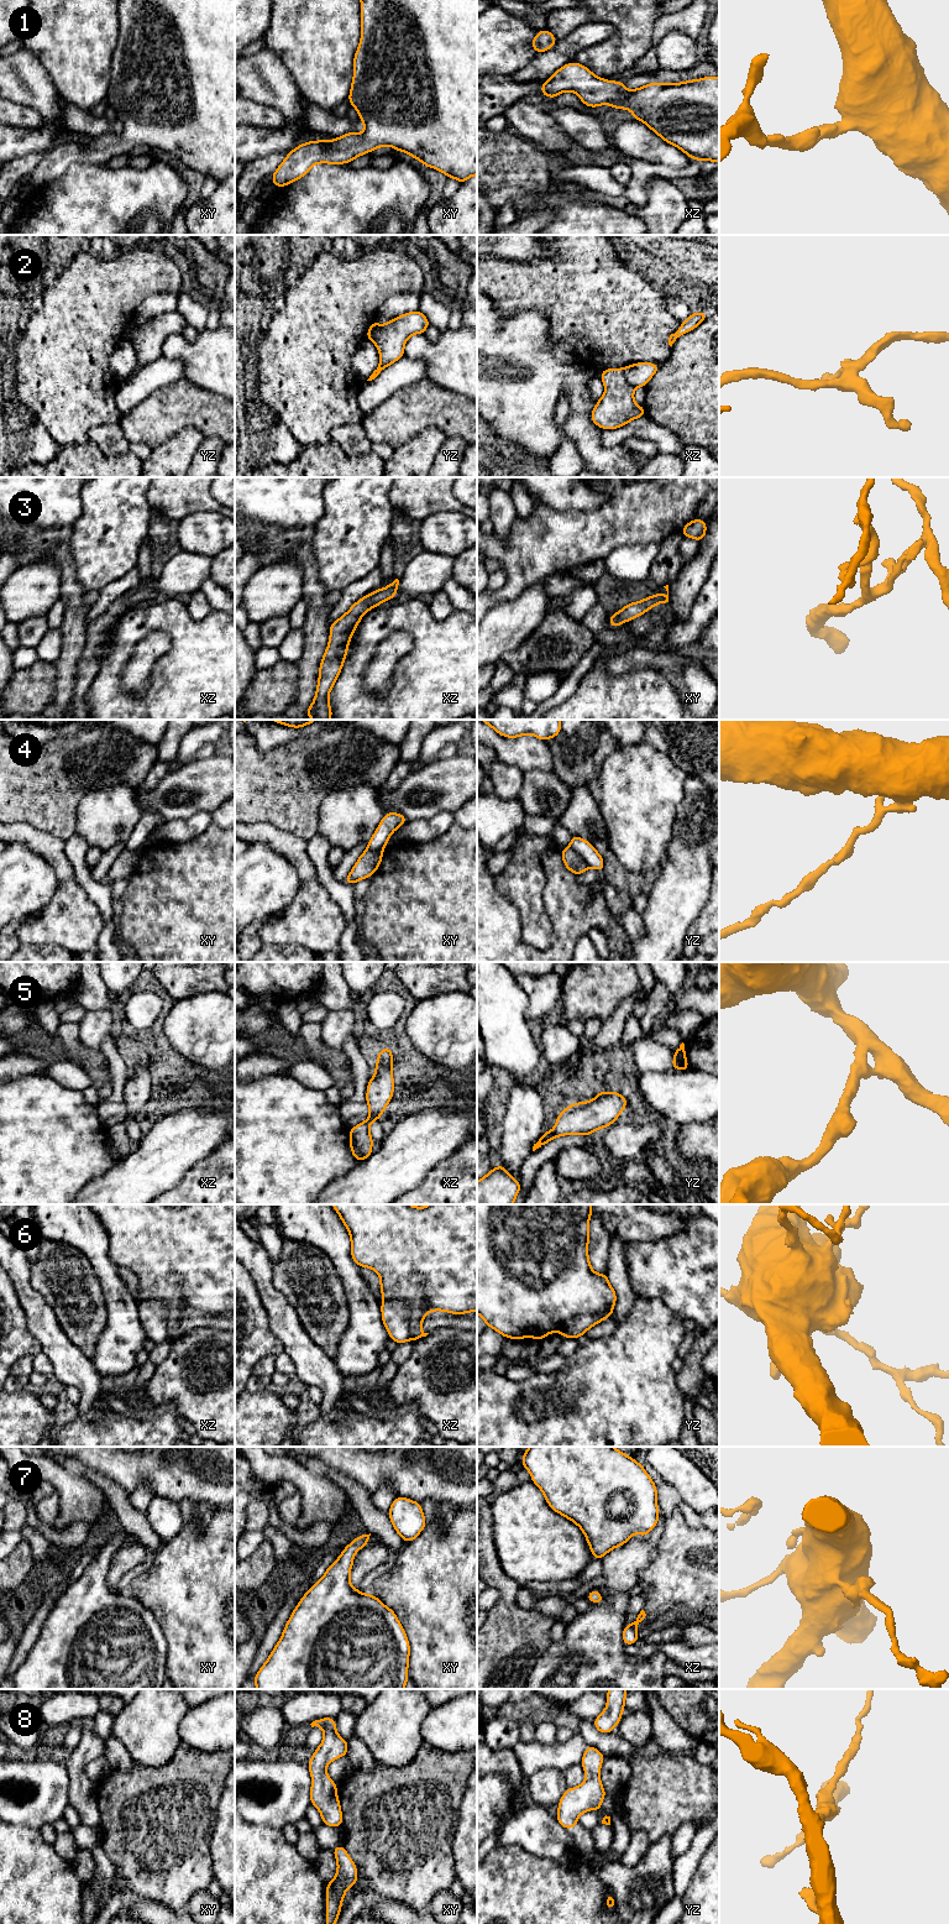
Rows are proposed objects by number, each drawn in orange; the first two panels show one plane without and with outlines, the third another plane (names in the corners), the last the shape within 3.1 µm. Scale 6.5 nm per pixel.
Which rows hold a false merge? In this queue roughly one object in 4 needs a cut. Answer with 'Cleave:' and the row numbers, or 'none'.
Cleave: 2, 4

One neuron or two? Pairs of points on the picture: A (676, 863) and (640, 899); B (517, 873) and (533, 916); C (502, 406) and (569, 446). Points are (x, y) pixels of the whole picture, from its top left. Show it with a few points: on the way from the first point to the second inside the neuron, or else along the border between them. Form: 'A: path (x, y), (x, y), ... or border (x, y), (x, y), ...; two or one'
A: border (649, 895), (646, 908), (641, 915); two
B: path (523, 884), (530, 905); one
C: border (549, 459), (565, 439), (570, 439), (583, 461); two

